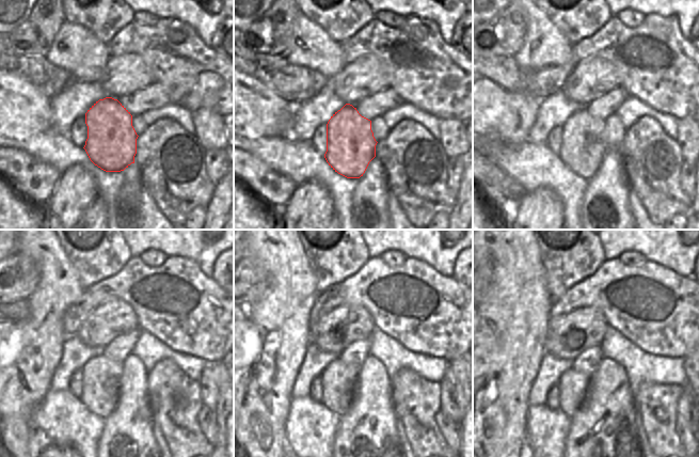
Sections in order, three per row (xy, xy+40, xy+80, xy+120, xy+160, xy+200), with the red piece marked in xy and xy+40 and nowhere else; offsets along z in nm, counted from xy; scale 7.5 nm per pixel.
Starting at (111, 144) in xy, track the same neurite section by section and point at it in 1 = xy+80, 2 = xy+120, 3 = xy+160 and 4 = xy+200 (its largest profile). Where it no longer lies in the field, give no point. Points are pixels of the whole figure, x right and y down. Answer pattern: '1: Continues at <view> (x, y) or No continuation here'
1: Continues at xy+80 (583, 147)
2: Continues at xy+120 (101, 375)
3: Continues at xy+160 (338, 379)
4: Continues at xy+200 (573, 385)

